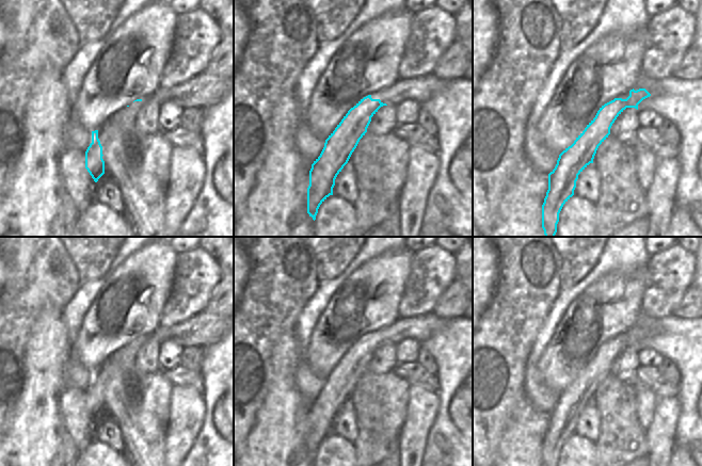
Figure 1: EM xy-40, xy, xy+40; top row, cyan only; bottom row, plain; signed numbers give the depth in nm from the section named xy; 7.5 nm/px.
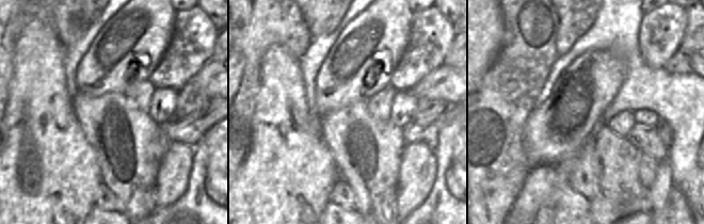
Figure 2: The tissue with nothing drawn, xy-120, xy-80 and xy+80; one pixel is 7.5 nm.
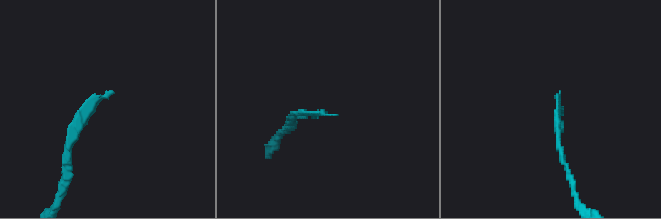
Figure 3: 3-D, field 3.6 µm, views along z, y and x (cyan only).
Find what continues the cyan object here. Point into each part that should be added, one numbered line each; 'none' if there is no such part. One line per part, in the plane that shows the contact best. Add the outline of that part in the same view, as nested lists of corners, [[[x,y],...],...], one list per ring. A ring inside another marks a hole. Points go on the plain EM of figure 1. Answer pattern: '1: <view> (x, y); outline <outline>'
1: xy (419, 328); outline [[[433,312],[411,319],[398,318],[392,325],[371,334],[372,338],[380,338],[388,344],[398,344],[409,338],[424,342],[436,334],[447,319],[441,319]]]

